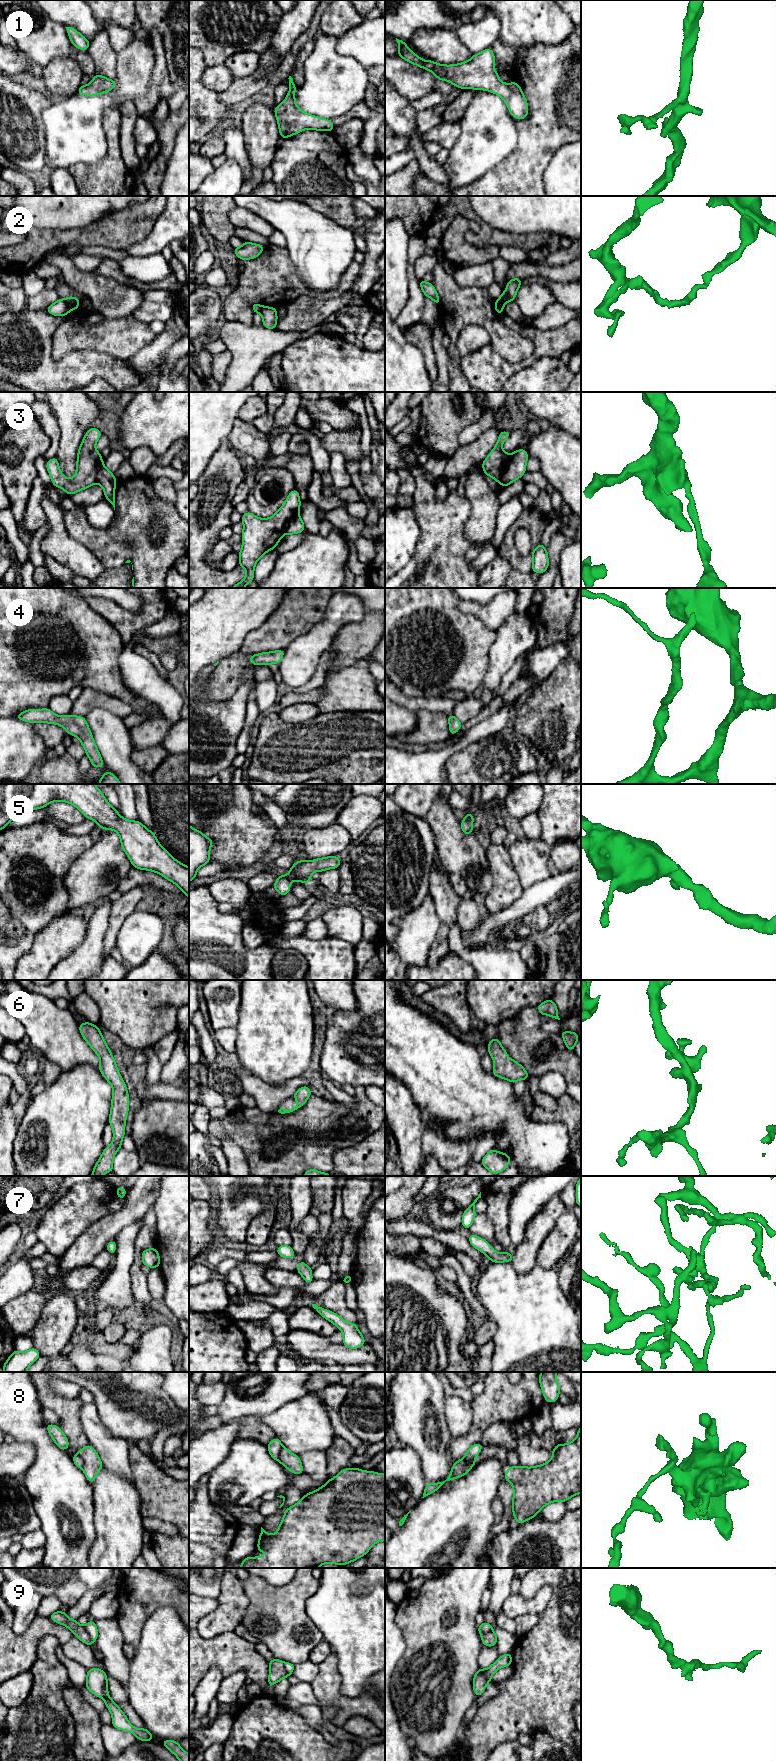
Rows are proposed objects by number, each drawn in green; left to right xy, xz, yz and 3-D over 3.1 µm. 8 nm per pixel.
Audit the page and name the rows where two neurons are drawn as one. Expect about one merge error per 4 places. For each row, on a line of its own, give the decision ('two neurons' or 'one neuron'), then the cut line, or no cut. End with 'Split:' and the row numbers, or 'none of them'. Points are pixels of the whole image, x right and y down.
1: one neuron; no cut
2: two neurons; cut in xy along (64, 300), (69, 310)
3: two neurons; cut in yz along (510, 455), (501, 485)
4: one neuron; no cut
5: one neuron; no cut
6: one neuron; no cut
7: one neuron; no cut
8: two neurons; cut in xy along (77, 1454), (83, 1461), (83, 1468)
9: two neurons; cut in xy along (84, 1627), (92, 1641)
Split: 2, 3, 8, 9

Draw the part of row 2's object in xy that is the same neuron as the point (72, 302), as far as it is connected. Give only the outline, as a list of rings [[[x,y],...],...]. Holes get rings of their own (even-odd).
[[[68,296],[66,299],[66,304],[68,305],[69,311],[78,309],[80,304],[80,299],[75,298],[73,296]]]

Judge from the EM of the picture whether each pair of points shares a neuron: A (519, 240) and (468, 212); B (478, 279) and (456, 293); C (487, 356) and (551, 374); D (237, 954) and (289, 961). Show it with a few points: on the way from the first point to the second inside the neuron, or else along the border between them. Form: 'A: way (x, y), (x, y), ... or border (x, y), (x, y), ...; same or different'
A: way (506, 239), (494, 237), (481, 224); same
B: border (452, 275), (460, 285), (475, 285), (487, 289); different
C: border (547, 356), (519, 369), (506, 380); different
D: border (279, 949), (272, 959), (270, 969); different

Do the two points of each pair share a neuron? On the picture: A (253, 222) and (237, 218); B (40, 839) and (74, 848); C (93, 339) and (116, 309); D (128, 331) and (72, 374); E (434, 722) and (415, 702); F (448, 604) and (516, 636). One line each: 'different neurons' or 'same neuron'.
A: same neuron
B: same neuron
C: different neurons
D: different neurons
E: different neurons
F: different neurons

